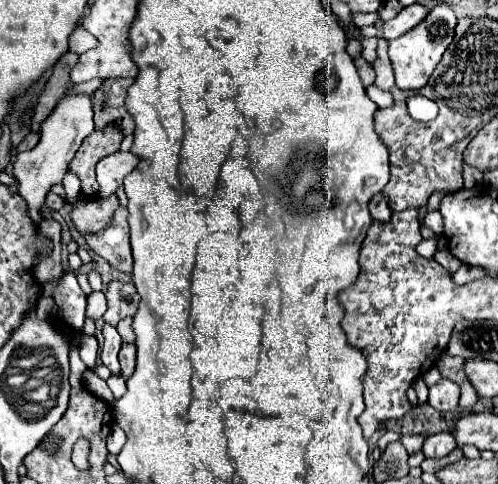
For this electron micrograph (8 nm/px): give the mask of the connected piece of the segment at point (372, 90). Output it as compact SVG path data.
M369 85L367 87L367 95L369 95L369 99L377 105L377 107L391 107L393 103L393 99L391 99L391 93L387 93L387 91L383 91L383 89L379 89L377 85Z

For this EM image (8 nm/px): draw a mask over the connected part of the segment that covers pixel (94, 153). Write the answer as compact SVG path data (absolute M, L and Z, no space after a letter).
M111 123L97 133L91 133L87 141L79 145L79 151L69 163L69 171L73 171L81 179L81 197L93 199L97 195L97 181L95 181L95 165L105 155L119 151L119 143L123 139L123 131L119 131L117 123Z

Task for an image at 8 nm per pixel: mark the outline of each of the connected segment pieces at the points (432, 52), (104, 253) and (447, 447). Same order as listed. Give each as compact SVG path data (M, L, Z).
M439 3L431 9L431 13L423 23L419 23L415 29L401 35L399 39L389 41L389 57L395 71L395 83L399 89L421 89L427 85L433 69L439 65L443 53L453 41L455 25L457 25L457 17L453 9L449 5Z
M117 207L111 223L97 233L83 233L87 245L103 257L111 267L131 273L133 271L133 255L129 247L129 225L127 225L127 209Z
M441 431L441 433L429 435L429 437L425 439L425 443L423 443L423 453L425 453L425 457L441 459L441 457L449 455L455 447L457 447L457 443L455 443L455 437L451 435L451 431Z

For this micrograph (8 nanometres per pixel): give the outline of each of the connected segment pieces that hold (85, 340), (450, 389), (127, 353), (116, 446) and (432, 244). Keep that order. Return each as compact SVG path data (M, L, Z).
M81 337L81 359L87 367L95 367L97 361L97 339L95 337Z
M439 379L429 387L429 405L437 411L453 411L459 407L459 385L449 379Z
M123 345L119 351L119 361L121 361L121 377L129 379L135 371L135 345Z
M117 427L115 433L109 433L109 437L107 437L107 449L111 453L119 453L121 447L123 447L123 443L125 443L125 433L123 433L121 427Z
M423 239L423 241L417 245L417 253L419 253L421 257L431 259L431 257L435 255L435 251L437 251L437 239Z

